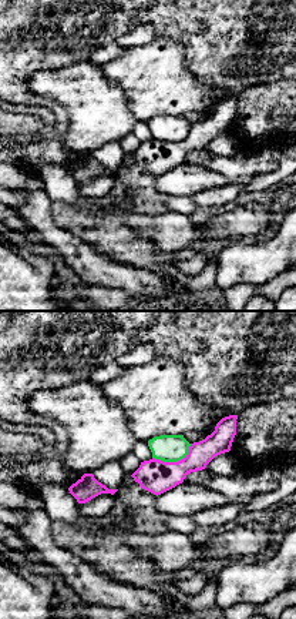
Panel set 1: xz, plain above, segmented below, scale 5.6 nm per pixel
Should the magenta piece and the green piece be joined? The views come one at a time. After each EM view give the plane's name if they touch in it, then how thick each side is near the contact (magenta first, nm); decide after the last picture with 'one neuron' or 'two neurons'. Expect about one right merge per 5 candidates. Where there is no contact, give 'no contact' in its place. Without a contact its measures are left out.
xz | 190/160 nm

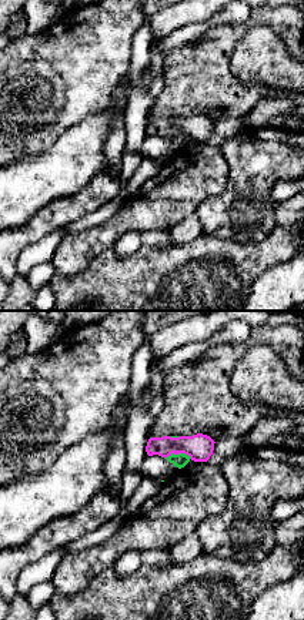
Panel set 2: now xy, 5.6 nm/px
xy | 150/80 nm

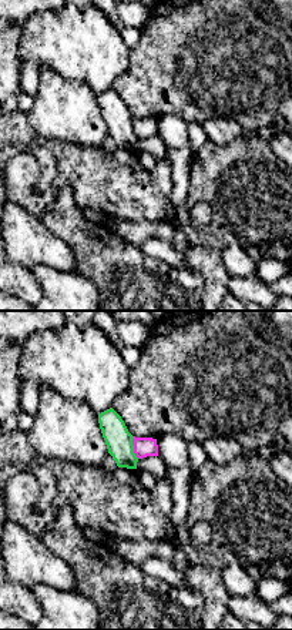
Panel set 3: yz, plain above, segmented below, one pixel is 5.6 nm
yz | 110/150 nm

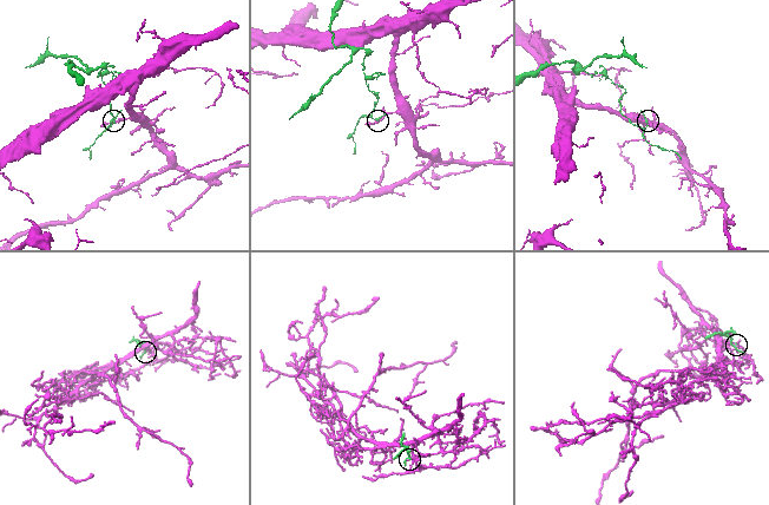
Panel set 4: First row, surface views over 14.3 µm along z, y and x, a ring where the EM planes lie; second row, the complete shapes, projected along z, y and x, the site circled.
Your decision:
two neurons

